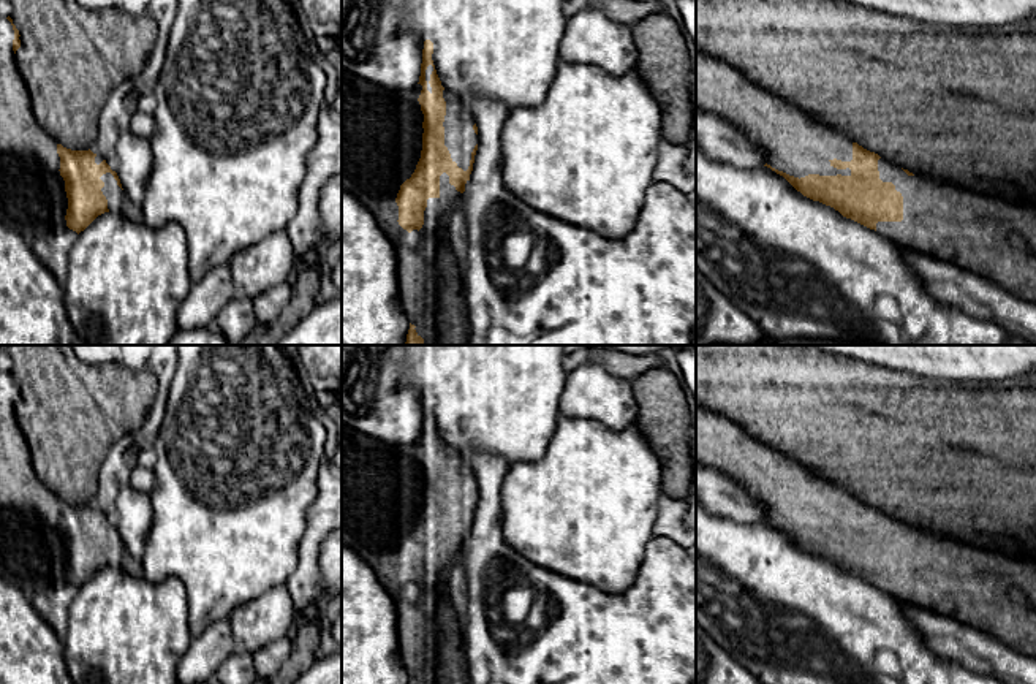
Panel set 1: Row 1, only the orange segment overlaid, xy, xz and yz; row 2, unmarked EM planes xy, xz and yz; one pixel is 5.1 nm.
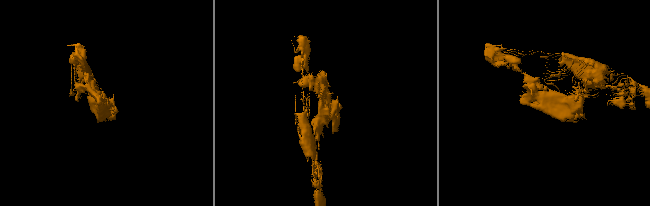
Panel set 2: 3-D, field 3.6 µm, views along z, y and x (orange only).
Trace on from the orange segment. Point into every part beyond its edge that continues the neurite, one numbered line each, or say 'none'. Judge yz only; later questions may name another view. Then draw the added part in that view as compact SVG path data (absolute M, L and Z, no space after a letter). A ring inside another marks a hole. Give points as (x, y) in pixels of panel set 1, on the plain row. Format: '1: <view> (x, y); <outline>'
1: yz (796, 499); M696 405L696 466L712 469L728 475L732 481L742 486L751 497L766 507L767 519L794 532L808 529L819 530L851 530L851 524L837 524L830 519L834 513L841 516L853 515L853 496L840 484L830 483L818 475L813 475L799 461L780 453L777 448L761 442L745 429L732 423L729 418L709 412Z
2: yz (940, 575); M884 513L878 526L903 551L903 575L878 576L879 589L1036 657L1036 565L1028 572L1020 562L970 553L963 543L908 530ZM1009 584L1022 589L1020 600L1011 597Z

